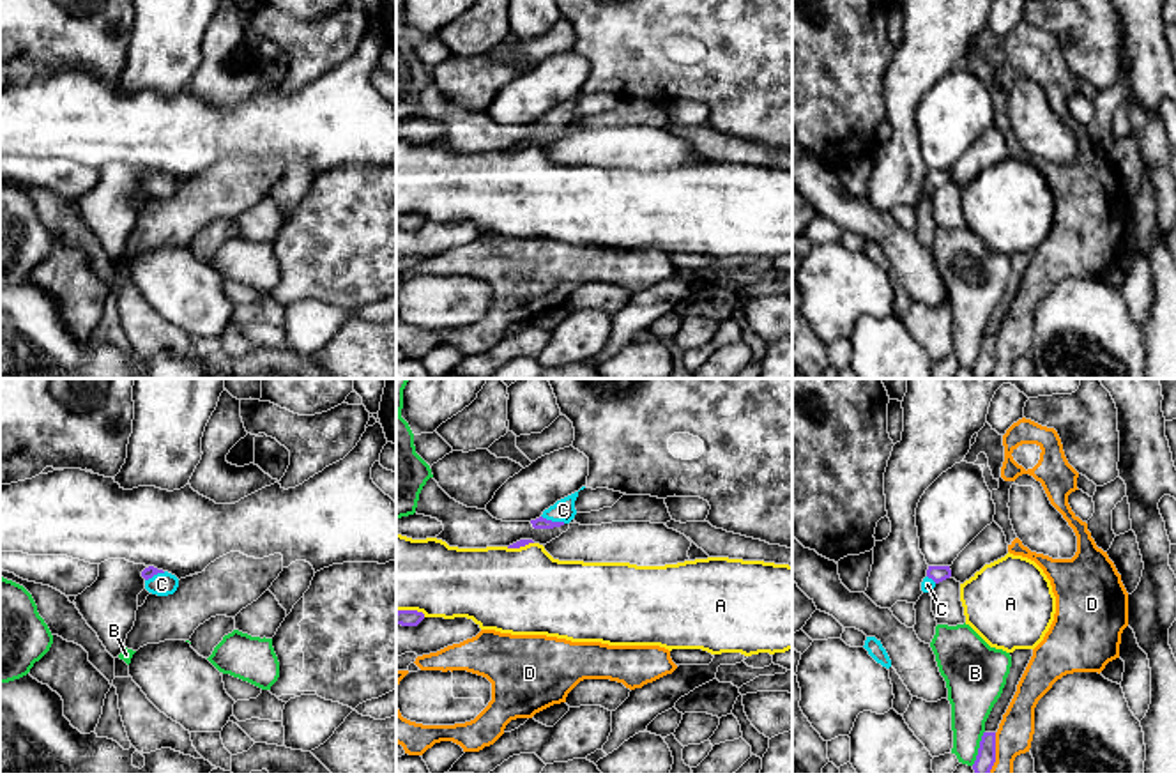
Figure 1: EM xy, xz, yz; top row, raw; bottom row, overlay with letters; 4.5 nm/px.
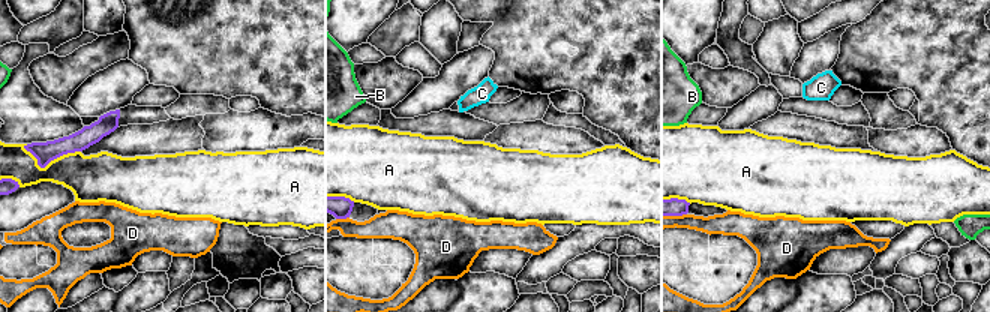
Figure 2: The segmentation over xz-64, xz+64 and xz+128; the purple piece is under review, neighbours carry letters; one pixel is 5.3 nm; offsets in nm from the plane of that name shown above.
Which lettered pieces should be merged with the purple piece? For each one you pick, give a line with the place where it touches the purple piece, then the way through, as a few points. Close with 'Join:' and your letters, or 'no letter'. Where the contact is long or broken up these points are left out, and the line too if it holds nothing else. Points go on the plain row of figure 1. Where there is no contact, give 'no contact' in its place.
C: xz (554, 126) | across xz (540, 126), (554, 126), (563, 114)
Join: C

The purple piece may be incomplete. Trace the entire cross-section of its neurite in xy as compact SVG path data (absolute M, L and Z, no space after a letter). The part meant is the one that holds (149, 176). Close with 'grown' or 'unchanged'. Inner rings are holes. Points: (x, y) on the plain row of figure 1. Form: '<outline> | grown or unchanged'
M149 170L141 175L145 193L157 200L173 198L179 191L179 182L168 175Z | grown

